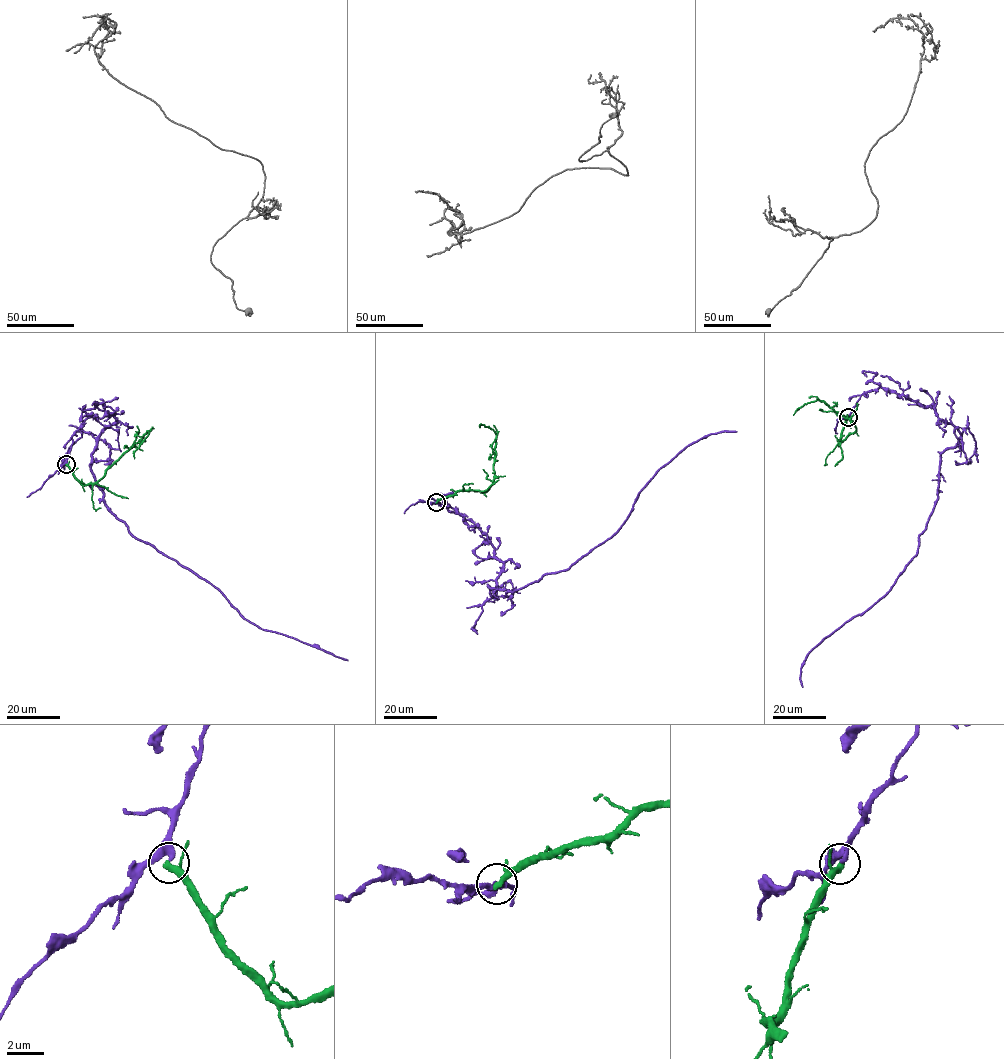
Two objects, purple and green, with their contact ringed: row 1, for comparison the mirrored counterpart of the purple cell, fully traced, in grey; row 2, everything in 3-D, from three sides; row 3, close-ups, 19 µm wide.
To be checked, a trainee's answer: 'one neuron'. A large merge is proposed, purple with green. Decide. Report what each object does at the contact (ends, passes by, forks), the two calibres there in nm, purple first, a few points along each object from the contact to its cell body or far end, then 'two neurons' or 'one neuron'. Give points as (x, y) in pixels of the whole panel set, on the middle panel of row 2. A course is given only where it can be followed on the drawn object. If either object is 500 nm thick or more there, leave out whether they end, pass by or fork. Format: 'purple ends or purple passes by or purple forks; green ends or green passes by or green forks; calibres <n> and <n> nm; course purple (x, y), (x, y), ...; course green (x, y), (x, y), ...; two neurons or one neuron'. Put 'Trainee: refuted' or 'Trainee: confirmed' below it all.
purple passes by; green passes by; calibres 200 and 280 nm; course purple (436, 502), (486, 536), (503, 565), (493, 597), (568, 568), (661, 468), (736, 431); course green (436, 502), (457, 492), (472, 489), (484, 492), (490, 488), (494, 477), (495, 434), (481, 423); two neurons
Trainee: refuted

